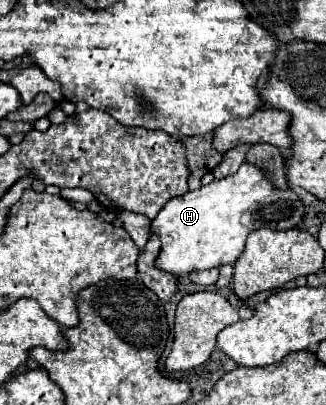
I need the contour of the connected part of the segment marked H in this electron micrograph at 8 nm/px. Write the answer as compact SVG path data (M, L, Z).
M244 163L234 175L214 179L210 185L166 201L150 223L150 235L158 235L162 243L154 265L172 275L188 275L234 263L252 231L260 227L292 229L302 221L304 213L306 209L292 189L276 191L262 171Z

